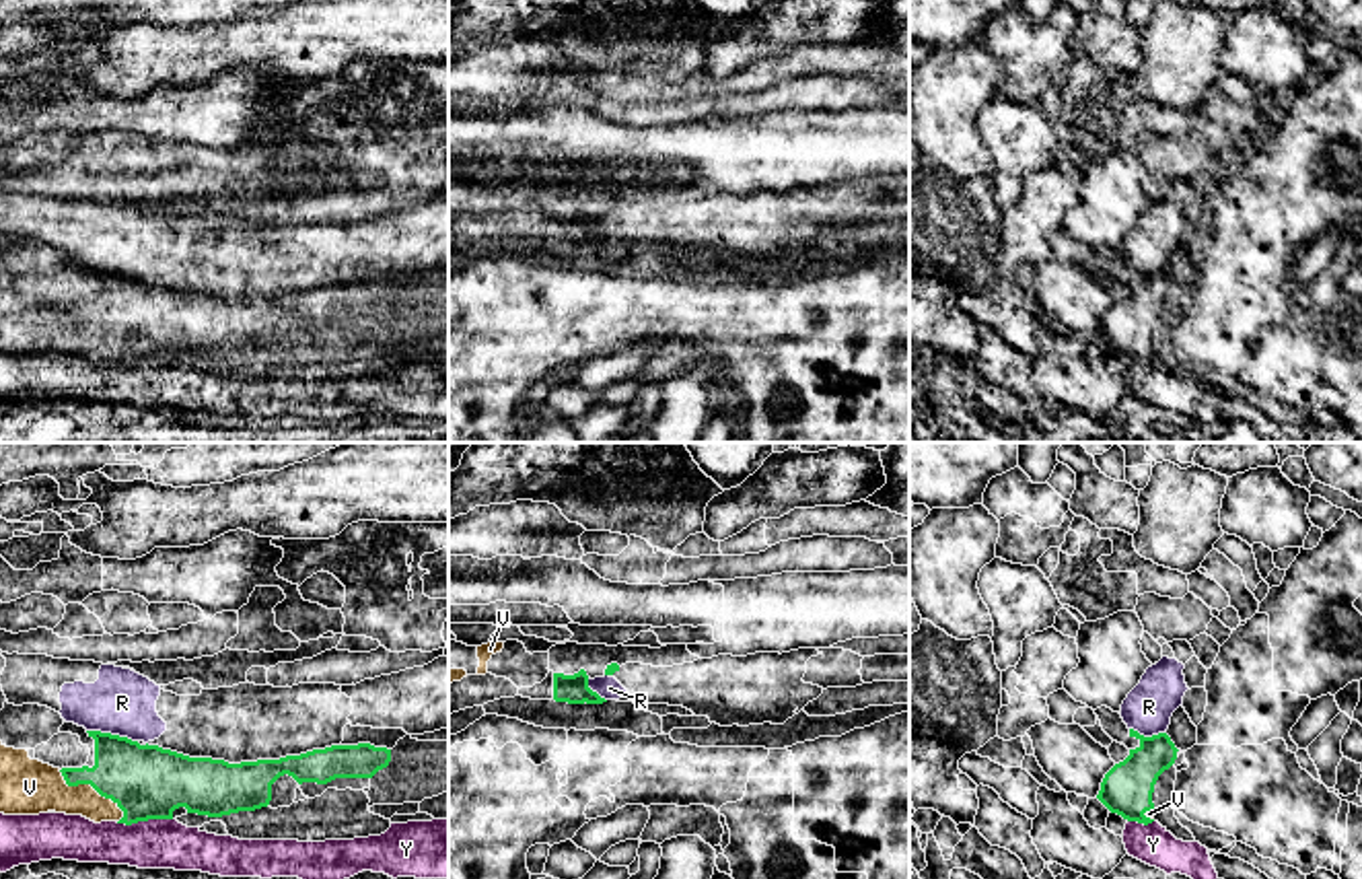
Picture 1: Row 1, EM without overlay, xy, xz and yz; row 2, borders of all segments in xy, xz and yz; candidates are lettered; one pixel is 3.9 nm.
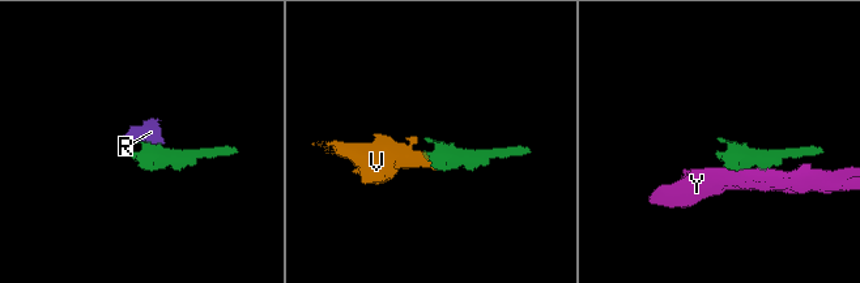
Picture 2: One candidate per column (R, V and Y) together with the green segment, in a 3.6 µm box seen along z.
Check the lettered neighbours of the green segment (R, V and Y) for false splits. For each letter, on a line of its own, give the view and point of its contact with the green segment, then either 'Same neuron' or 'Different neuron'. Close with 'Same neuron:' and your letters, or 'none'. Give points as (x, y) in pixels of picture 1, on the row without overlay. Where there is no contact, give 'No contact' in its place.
R: Touches green at xy (110, 272). Different neuron
V: Touches green at xy (91, 324). Same neuron
Y: Touches green at xy (142, 359). Different neuron
Same neuron: V

